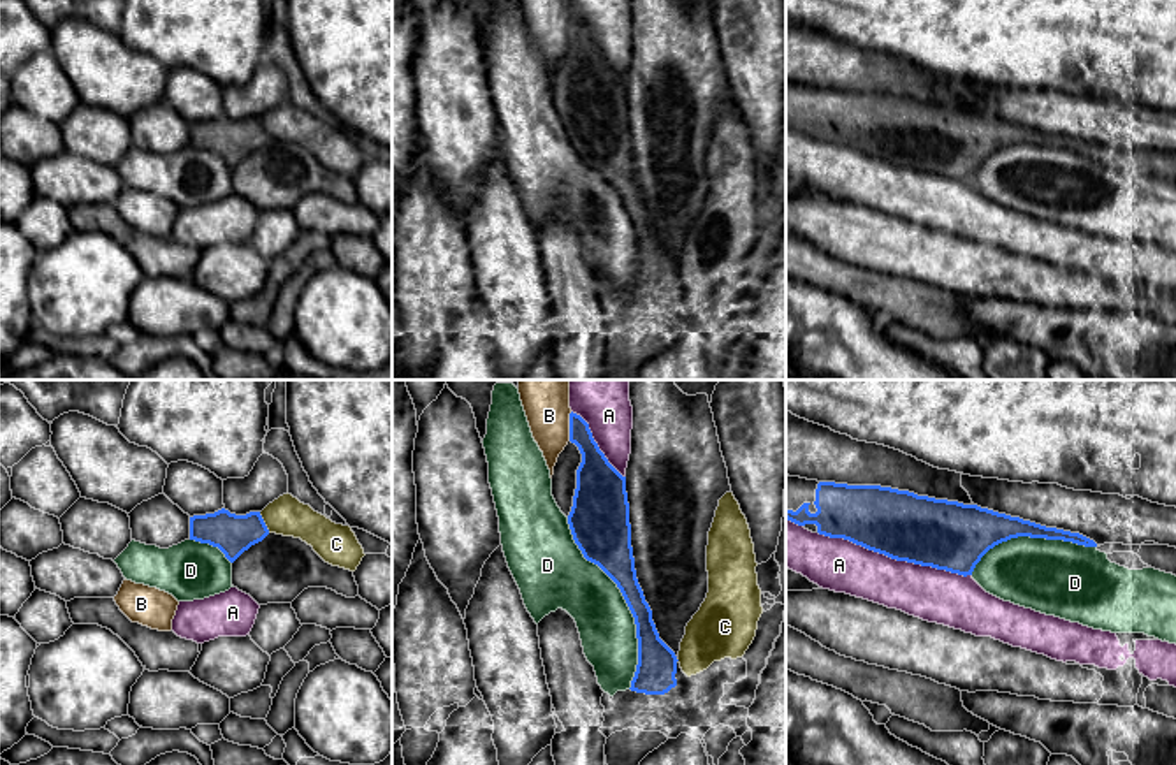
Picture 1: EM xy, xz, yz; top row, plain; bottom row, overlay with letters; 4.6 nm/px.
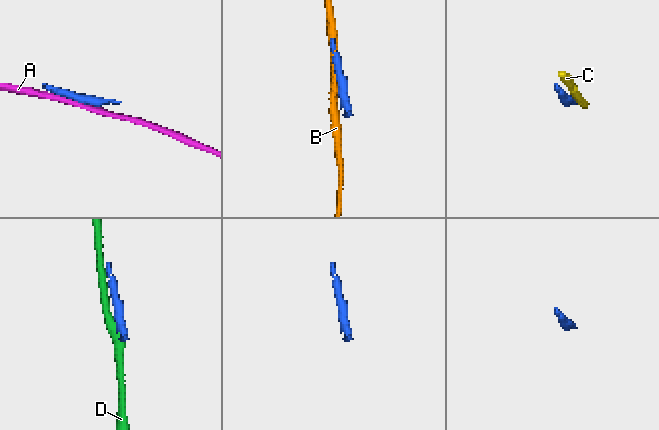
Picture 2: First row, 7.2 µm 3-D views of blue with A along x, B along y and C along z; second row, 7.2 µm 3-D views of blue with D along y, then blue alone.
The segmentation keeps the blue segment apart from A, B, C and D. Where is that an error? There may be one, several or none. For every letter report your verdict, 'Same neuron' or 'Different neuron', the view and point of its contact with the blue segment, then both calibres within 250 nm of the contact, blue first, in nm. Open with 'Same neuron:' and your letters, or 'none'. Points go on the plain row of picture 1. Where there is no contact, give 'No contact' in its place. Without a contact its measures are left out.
Same neuron: none
A: Different neuron. Touches blue at yz (895, 164). Thickness 320 nm (blue) against 240 nm
B: Different neuron. Touches blue at xz (570, 32). Thickness 160 nm (blue) against 190 nm
C: Different neuron. Touches blue at xy (264, 129). Thickness 180 nm (blue) against 180 nm
D: Different neuron. Touches blue at xz (626, 208). Thickness 180 nm (blue) against 260 nm

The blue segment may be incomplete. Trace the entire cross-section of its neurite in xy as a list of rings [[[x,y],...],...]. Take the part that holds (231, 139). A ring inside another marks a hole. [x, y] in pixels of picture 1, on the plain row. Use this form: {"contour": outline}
{"contour": [[[221,114],[190,123],[190,146],[218,153],[230,169],[267,141],[269,135],[260,118],[236,121]]]}

